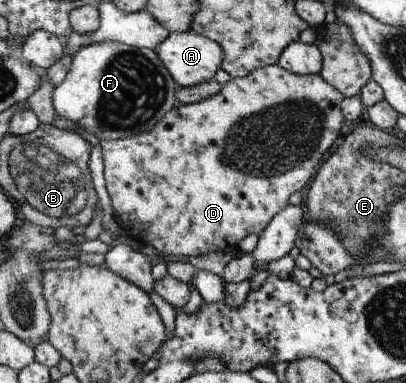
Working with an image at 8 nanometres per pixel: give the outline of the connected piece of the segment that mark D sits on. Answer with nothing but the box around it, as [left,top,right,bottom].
[99,64,344,259]

